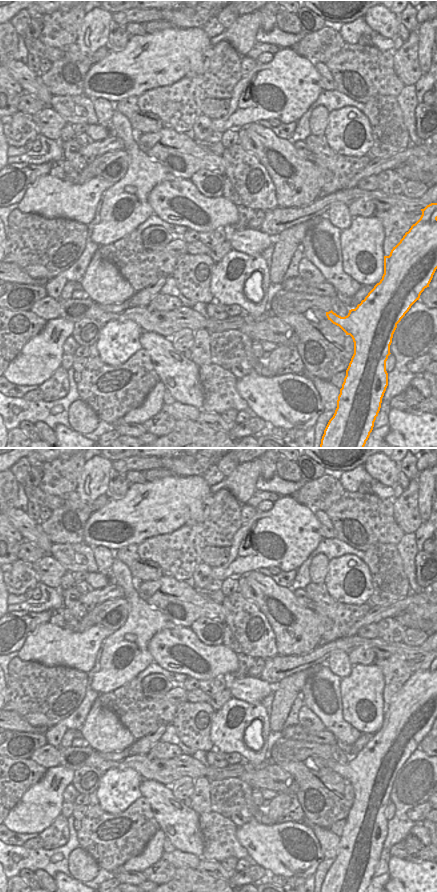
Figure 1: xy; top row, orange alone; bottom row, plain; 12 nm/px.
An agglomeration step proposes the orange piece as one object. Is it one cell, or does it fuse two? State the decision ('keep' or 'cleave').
keep

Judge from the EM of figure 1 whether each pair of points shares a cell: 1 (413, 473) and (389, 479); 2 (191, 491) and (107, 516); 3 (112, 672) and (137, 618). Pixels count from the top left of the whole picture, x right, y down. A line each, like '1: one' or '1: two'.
1: two
2: one
3: one

